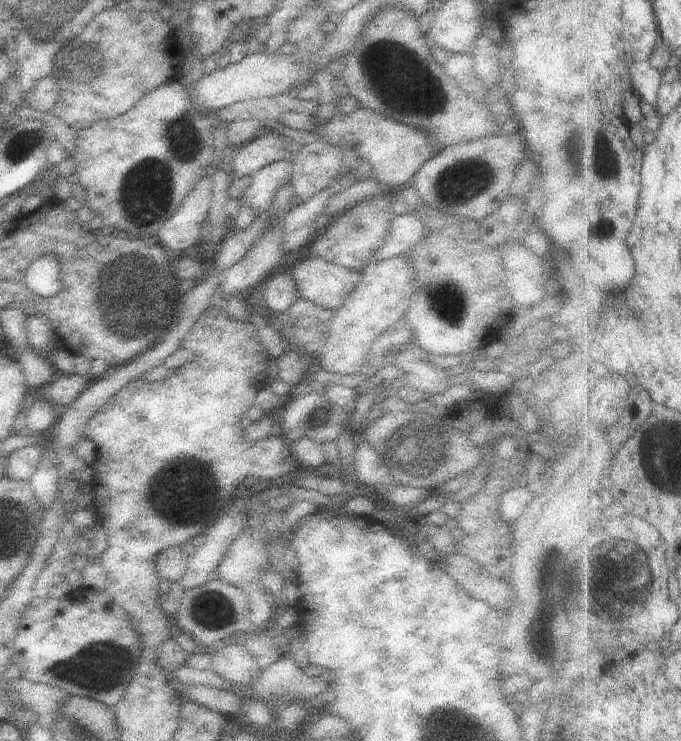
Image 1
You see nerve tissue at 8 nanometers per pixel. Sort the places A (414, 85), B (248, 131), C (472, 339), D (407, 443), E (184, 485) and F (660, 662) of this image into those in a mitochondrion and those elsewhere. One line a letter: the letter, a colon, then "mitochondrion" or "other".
A: mitochondrion
B: other
C: other
D: mitochondrion
E: mitochondrion
F: other

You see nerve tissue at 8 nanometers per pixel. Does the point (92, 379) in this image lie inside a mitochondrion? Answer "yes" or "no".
no

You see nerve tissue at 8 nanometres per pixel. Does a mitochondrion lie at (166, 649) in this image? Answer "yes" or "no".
no

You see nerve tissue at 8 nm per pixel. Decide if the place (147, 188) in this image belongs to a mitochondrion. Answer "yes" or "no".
yes

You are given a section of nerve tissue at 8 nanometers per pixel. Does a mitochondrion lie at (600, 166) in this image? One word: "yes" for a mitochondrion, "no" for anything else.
yes

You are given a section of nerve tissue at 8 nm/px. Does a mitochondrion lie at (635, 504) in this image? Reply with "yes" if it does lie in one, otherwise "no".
no

